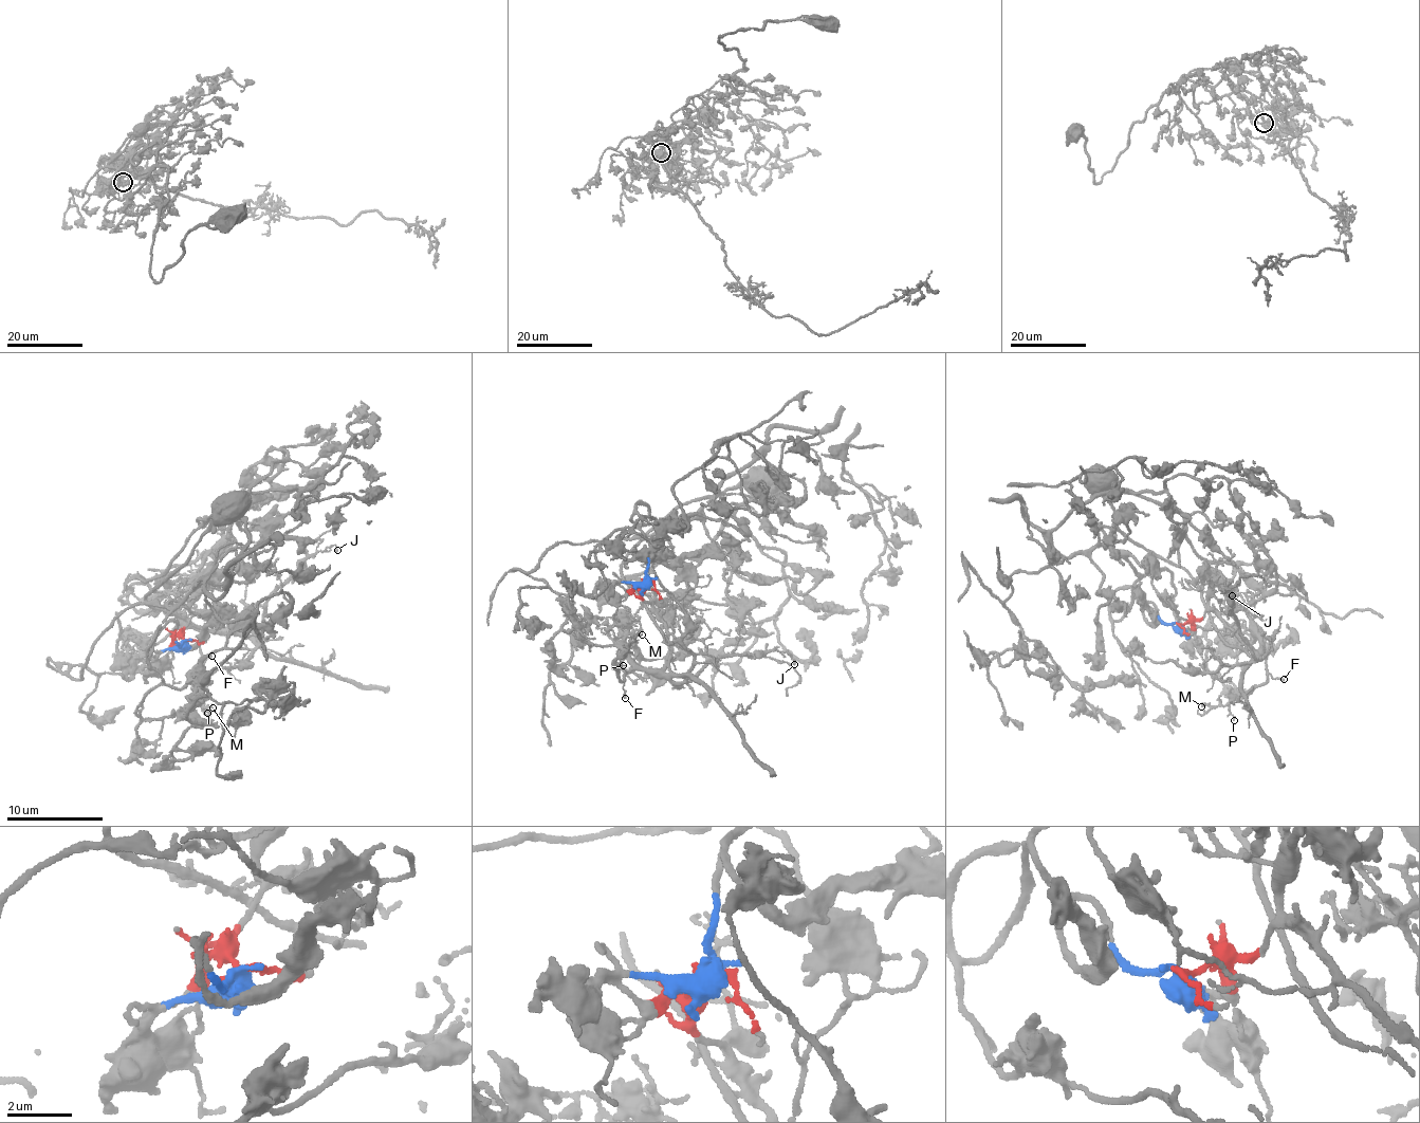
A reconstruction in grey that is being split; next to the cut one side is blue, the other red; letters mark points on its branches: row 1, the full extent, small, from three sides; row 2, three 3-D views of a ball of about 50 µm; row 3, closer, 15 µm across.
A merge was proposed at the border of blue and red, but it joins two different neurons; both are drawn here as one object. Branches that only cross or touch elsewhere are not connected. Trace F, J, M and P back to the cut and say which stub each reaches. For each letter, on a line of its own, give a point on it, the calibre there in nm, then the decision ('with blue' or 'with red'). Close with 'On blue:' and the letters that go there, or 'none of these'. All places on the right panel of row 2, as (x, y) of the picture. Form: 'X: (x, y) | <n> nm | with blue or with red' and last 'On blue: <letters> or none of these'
F: (1284, 679) | 160 nm | with red
J: (1232, 595) | 160 nm | with red
M: (1201, 706) | 170 nm | with red
P: (1234, 720) | 80 nm | with red
On blue: none of these

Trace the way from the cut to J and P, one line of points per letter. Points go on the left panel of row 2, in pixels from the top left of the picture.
J: (183, 642), (187, 622), (252, 637), (261, 628), (266, 599), (310, 556), (326, 548), (337, 550)
P: (183, 642), (195, 615), (206, 611), (231, 626), (209, 628), (199, 646), (204, 664), (194, 687), (208, 713)

